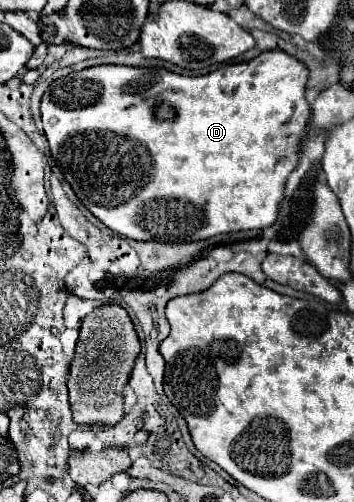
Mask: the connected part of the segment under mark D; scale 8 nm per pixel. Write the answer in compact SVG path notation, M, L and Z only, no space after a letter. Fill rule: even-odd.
M272 49L264 51L258 57L254 57L248 63L238 65L224 65L208 75L200 77L186 77L172 73L168 69L140 69L140 67L126 67L126 65L98 65L90 67L78 73L70 73L62 79L52 81L52 85L46 89L42 97L42 123L44 133L50 143L52 157L56 159L60 171L64 173L66 181L72 185L78 199L86 205L86 209L100 219L106 227L112 231L136 239L136 241L160 241L160 243L178 243L178 241L200 241L208 239L220 233L232 233L232 231L246 231L246 229L264 229L270 227L278 215L284 201L284 187L288 175L298 167L300 153L302 153L302 141L306 137L306 129L310 123L310 105L306 101L306 83L308 83L308 67L298 61L296 57L288 55L286 51ZM156 103L166 103L170 107L176 107L178 117L176 121L156 121L152 117L152 107Z

